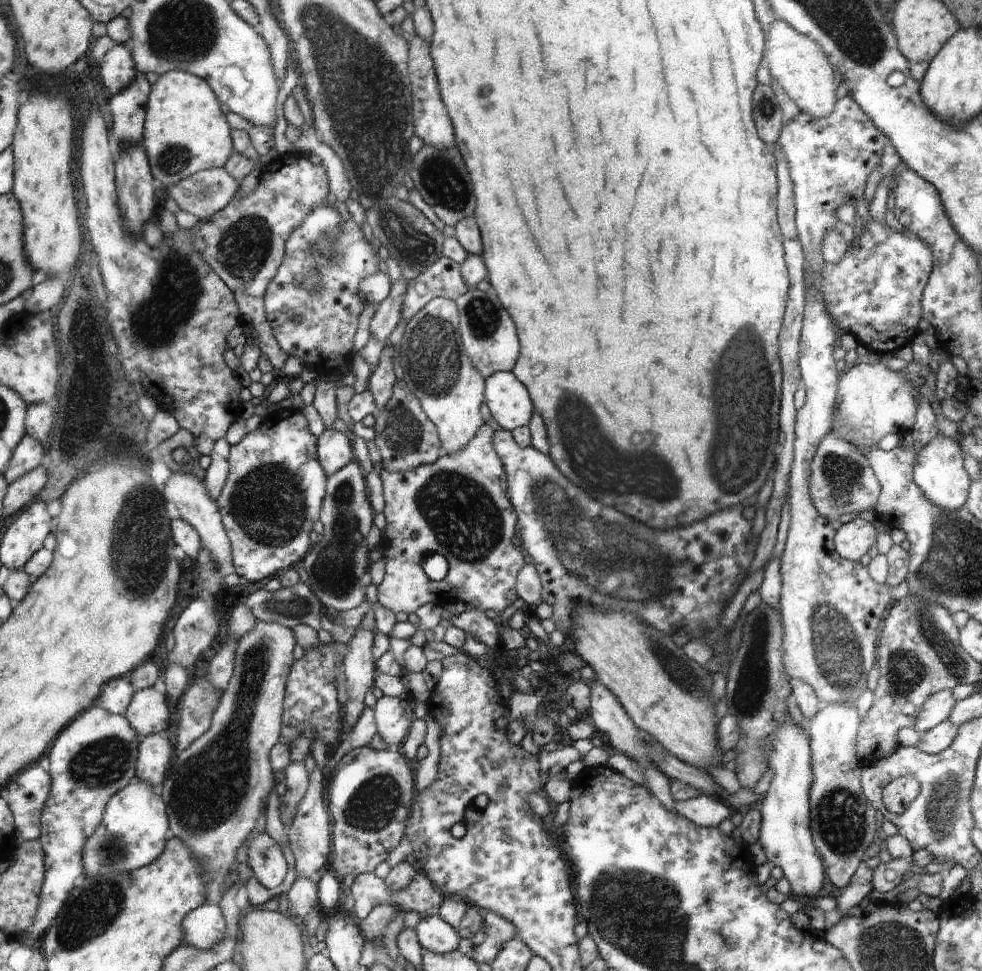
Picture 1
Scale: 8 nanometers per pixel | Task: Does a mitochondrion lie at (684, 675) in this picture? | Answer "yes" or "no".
yes

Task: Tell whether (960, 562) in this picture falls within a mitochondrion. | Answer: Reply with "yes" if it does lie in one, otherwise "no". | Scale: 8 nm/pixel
yes

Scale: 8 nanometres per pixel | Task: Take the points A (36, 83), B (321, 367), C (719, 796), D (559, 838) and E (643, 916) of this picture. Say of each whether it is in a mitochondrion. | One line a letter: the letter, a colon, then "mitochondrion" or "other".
A: other
B: other
C: other
D: other
E: mitochondrion

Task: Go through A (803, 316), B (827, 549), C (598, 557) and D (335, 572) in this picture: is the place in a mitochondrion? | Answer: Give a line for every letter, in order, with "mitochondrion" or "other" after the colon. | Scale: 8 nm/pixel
A: other
B: other
C: mitochondrion
D: mitochondrion

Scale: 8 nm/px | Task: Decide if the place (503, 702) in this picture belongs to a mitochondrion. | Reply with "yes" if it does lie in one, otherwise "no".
no

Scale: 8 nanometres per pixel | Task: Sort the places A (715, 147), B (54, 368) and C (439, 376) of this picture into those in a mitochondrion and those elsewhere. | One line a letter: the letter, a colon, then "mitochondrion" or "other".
A: other
B: other
C: mitochondrion

